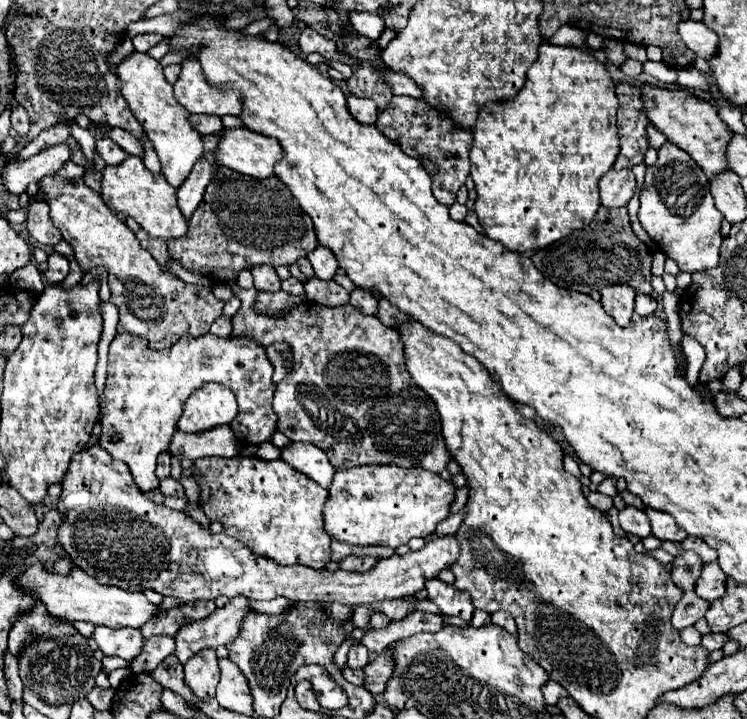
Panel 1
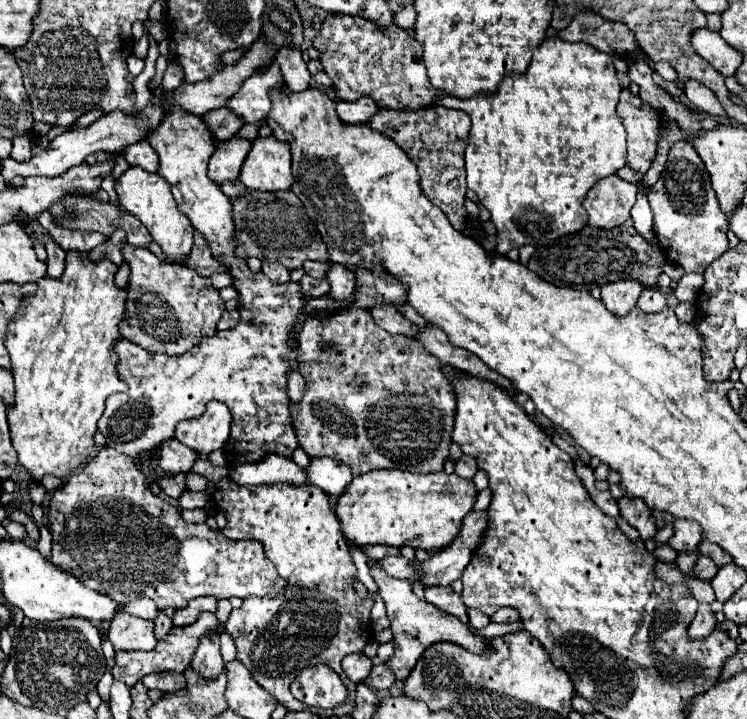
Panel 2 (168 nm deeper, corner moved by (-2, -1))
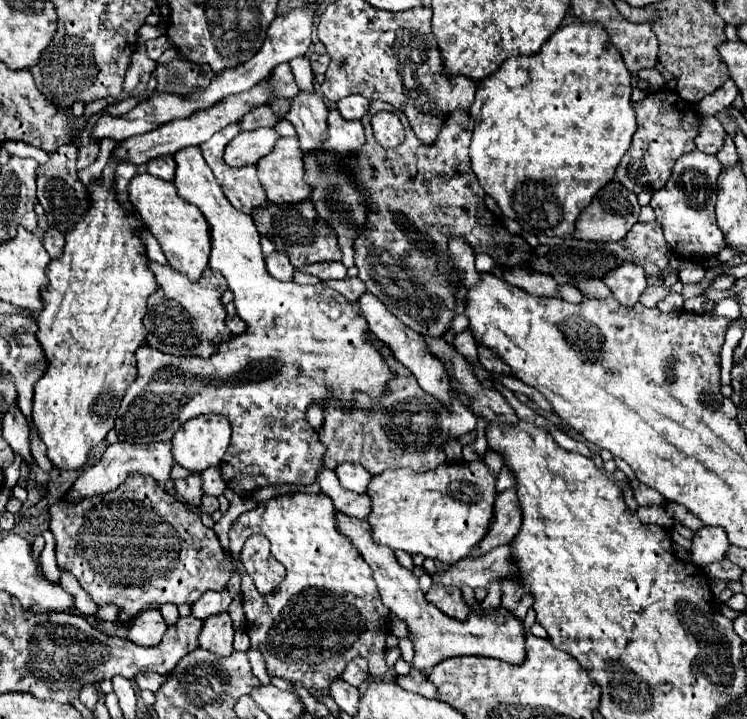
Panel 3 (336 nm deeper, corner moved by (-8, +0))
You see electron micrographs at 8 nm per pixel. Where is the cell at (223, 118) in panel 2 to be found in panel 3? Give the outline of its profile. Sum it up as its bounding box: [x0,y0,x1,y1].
[240,105,282,131]

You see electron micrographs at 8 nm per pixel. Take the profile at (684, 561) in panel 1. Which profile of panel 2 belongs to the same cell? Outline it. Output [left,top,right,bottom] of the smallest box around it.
[694,556,718,580]

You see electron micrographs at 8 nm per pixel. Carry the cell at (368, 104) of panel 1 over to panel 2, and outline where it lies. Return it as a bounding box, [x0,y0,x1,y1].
[336,98,378,124]

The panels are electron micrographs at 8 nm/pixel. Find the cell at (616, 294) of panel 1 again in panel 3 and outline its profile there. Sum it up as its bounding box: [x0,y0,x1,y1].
[604,263,646,307]

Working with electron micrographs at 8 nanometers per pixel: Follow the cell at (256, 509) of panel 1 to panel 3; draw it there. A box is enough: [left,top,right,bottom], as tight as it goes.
[230,493,388,695]

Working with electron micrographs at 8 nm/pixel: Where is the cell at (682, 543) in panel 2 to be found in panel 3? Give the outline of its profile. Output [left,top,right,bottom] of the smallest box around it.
[692,527,730,567]

